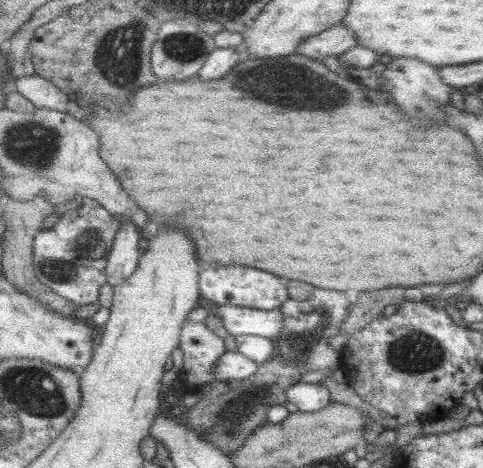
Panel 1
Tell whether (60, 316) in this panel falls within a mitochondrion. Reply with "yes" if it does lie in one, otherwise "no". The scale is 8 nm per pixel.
no

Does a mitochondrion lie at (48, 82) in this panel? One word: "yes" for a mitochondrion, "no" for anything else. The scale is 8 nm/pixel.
no

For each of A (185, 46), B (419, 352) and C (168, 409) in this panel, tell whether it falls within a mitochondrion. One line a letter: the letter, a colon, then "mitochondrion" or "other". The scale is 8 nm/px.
A: mitochondrion
B: mitochondrion
C: other

